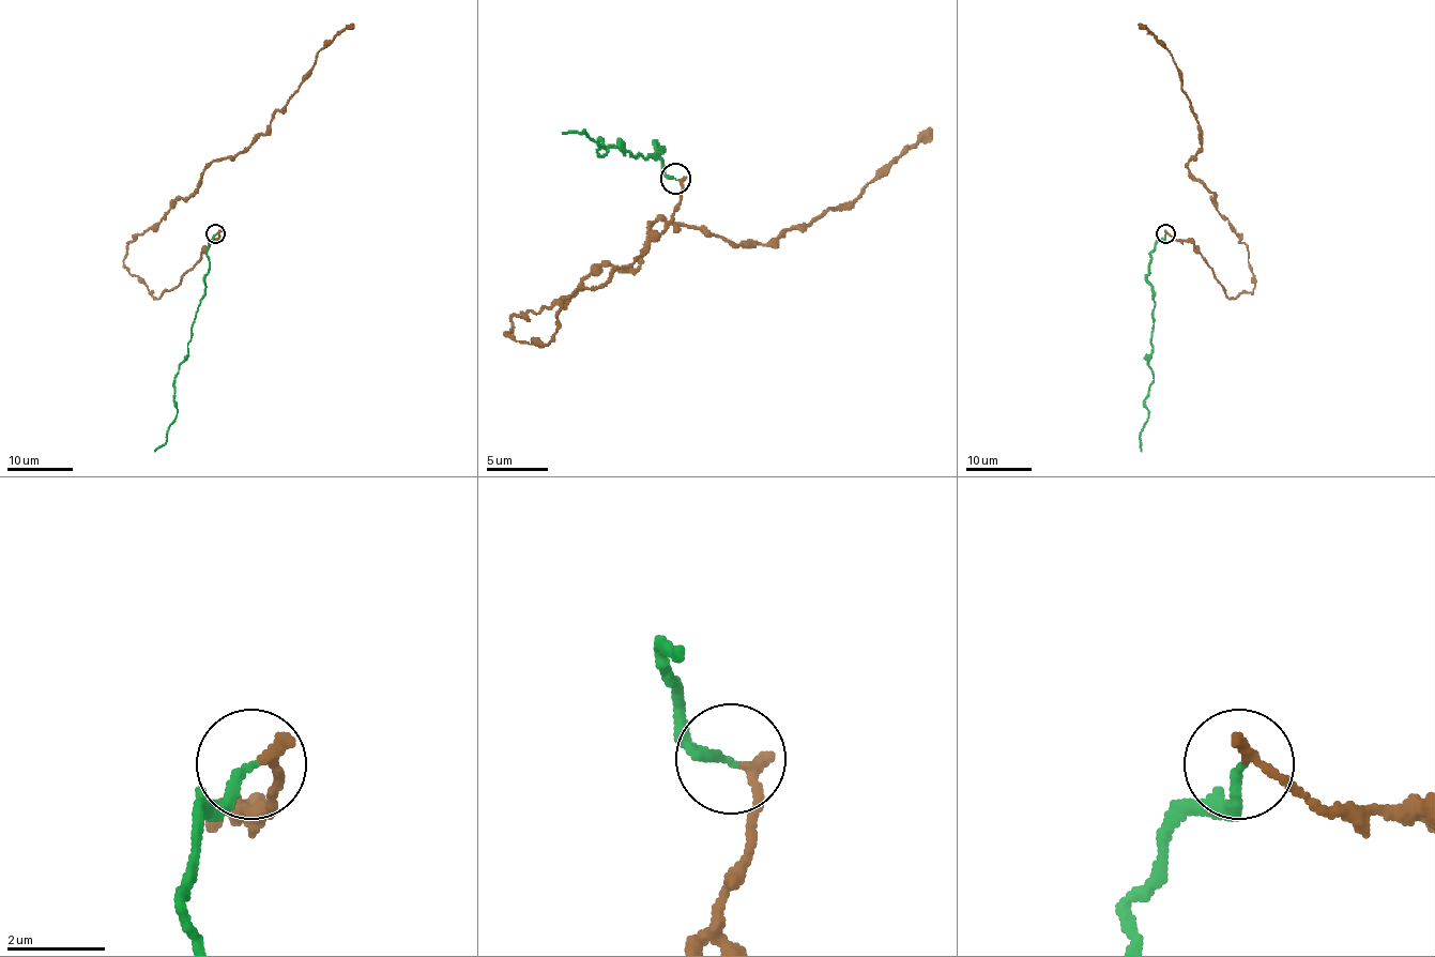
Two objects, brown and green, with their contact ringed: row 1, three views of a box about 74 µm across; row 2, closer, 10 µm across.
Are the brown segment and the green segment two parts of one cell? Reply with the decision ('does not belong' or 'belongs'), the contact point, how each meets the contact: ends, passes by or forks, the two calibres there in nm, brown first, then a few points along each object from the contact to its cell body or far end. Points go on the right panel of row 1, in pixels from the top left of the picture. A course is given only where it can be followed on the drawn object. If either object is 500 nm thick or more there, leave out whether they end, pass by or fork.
does not belong; at (1165, 233); brown ends there; green ends there; 240 nm thick on the brown side, 200 nm on the other; brown runs (1166, 233), (1201, 255), (1230, 298), (1254, 288), (1246, 245), (1190, 170), (1201, 133), (1181, 72), (1139, 25); green runs (1164, 233), (1149, 254), (1146, 276), (1155, 304), (1148, 361), (1154, 377), (1145, 398), (1142, 452)

